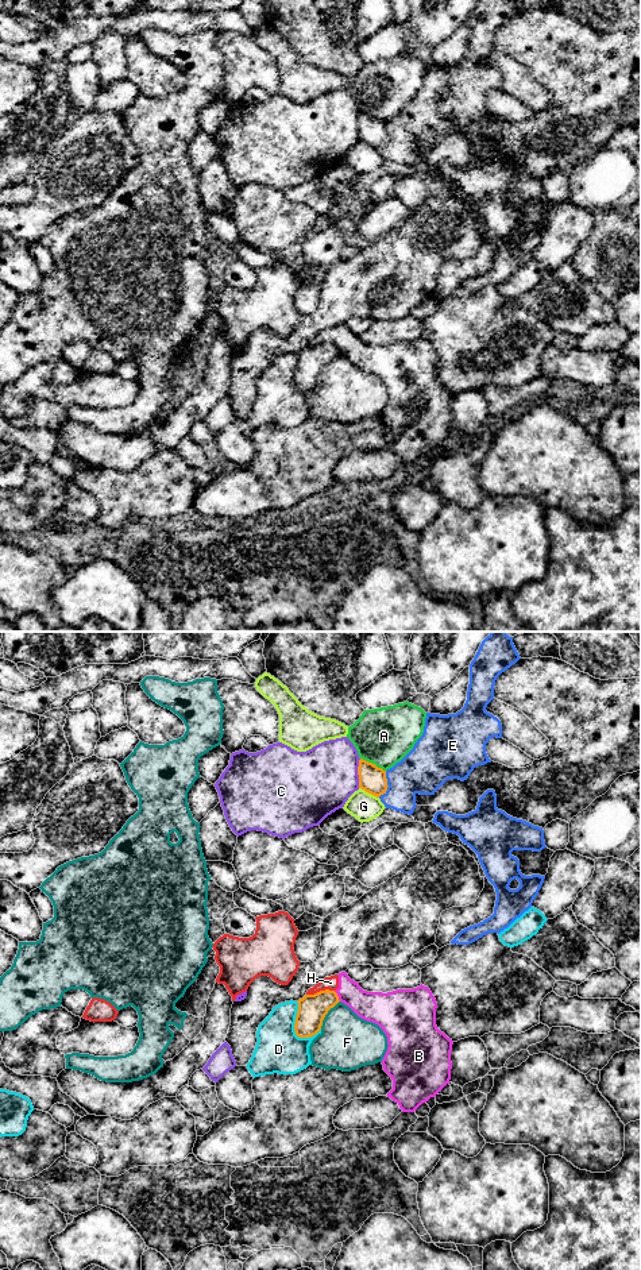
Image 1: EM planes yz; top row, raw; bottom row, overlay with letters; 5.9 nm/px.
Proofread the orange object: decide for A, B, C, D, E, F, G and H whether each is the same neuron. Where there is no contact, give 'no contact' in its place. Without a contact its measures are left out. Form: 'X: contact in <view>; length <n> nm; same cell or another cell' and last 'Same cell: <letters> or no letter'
A: contact in yz; length 170 nm; another cell
B: contact in yz; length 80 nm; another cell
C: contact in yz; length 180 nm; another cell
D: contact in yz; length 240 nm; another cell
E: contact in yz; length 170 nm; another cell
F: contact in yz; length 200 nm; another cell
G: contact in yz; length 140 nm; another cell
H: contact in yz; length 170 nm; another cell
Same cell: no letter

